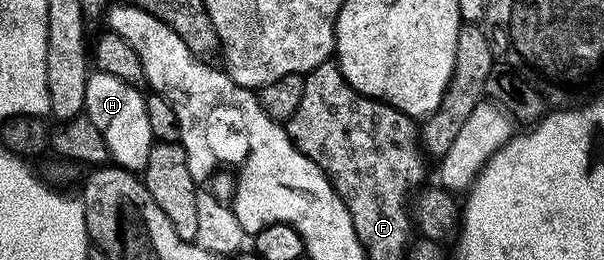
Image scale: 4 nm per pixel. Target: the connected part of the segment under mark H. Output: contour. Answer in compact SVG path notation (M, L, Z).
M96 69L86 81L86 105L84 114L102 133L106 141L111 162L117 167L125 167L127 171L143 172L146 161L150 157L150 149L154 142L152 136L152 119L148 116L148 107L137 88L126 81L118 81L110 73Z

